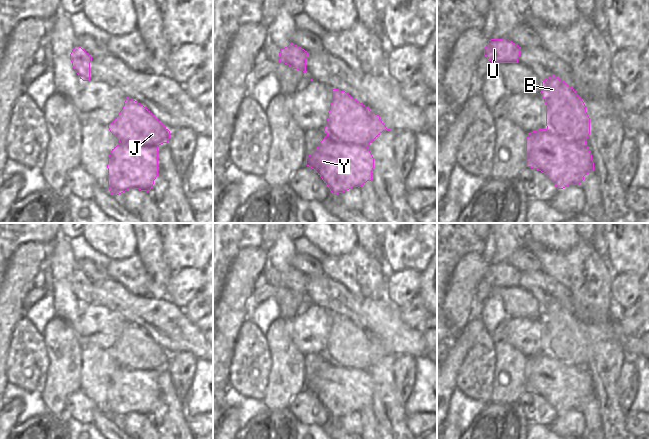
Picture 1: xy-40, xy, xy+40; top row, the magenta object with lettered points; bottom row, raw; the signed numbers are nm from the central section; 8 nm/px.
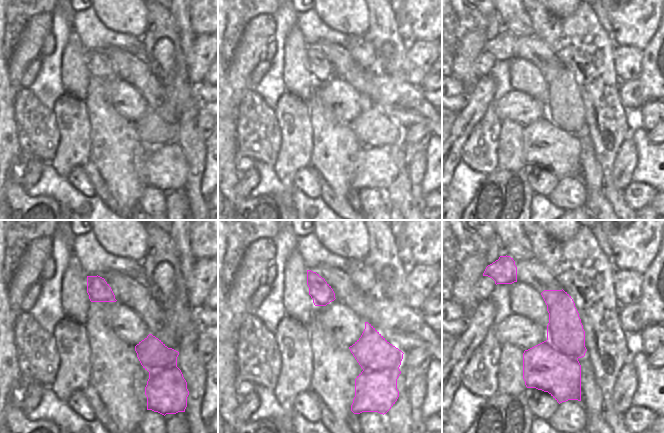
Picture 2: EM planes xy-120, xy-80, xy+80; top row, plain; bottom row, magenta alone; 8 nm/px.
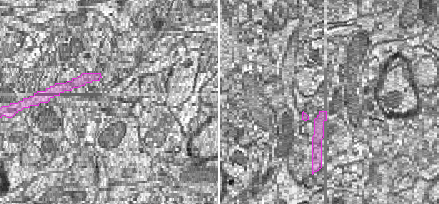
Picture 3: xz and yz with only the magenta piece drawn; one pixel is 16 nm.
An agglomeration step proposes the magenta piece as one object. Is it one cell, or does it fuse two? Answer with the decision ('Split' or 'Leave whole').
Split

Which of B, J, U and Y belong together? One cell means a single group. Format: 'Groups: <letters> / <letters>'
Groups: B J U / Y

